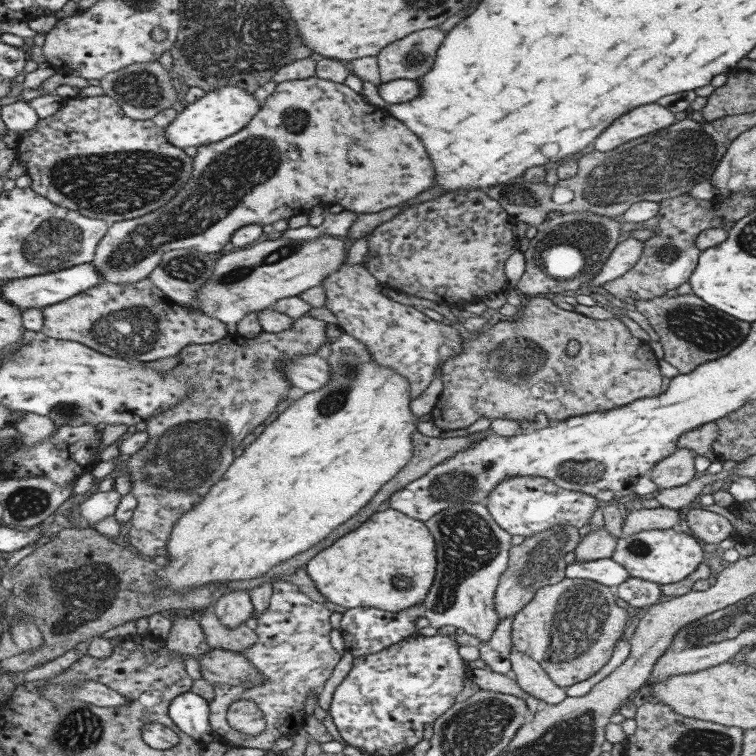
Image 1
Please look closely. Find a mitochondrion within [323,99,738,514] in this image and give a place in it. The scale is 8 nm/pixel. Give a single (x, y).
(667, 163)

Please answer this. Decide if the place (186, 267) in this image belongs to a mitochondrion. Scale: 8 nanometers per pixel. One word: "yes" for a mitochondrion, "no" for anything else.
yes

